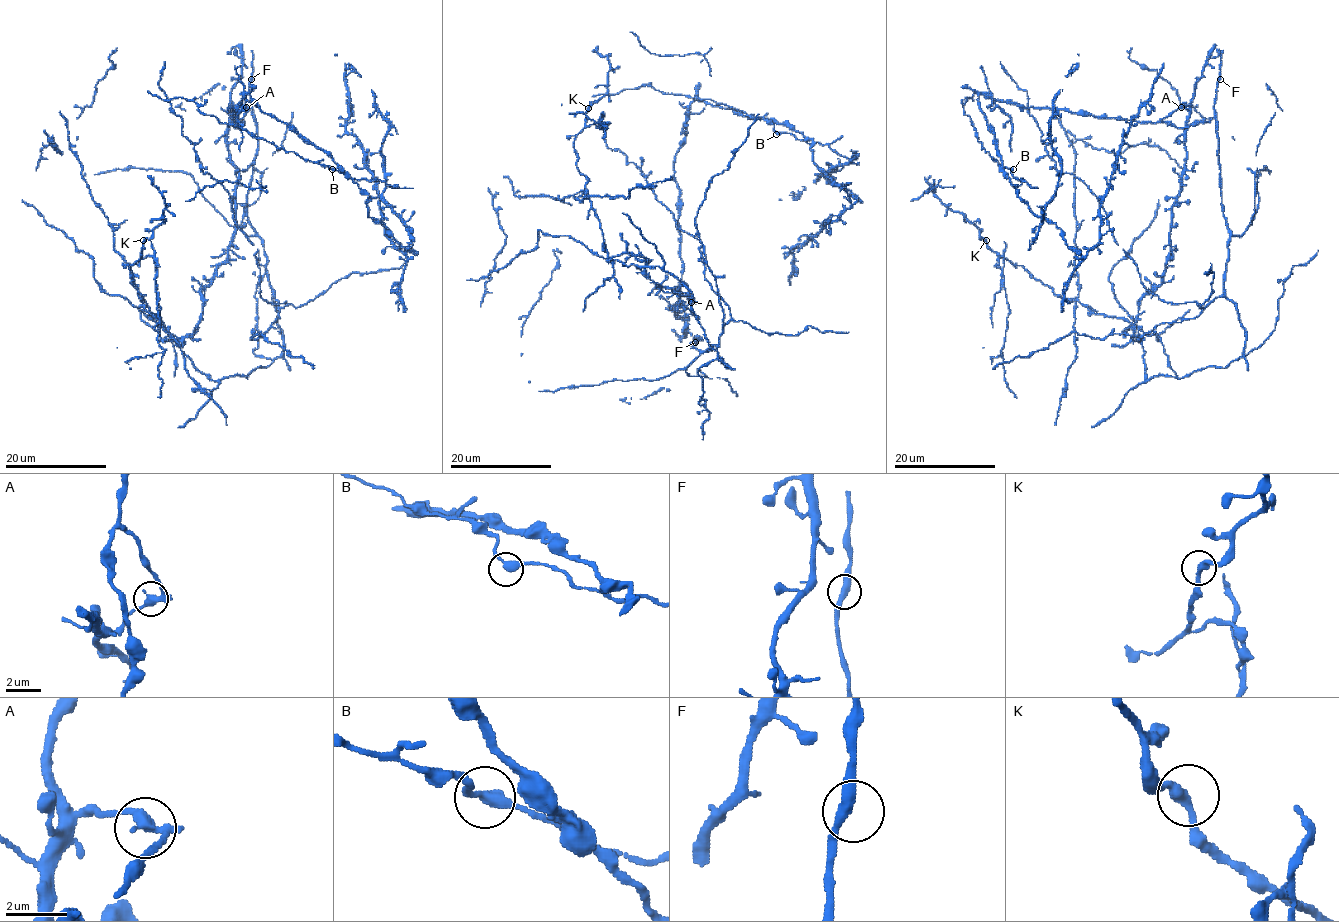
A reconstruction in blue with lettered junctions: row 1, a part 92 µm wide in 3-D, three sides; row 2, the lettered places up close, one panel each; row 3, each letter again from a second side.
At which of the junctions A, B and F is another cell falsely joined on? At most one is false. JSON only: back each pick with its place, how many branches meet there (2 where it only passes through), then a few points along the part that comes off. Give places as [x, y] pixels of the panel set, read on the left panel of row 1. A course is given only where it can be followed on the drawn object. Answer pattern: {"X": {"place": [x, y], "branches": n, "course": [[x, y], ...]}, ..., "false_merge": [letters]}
{"A": {"place": [246, 107], "branches": 2}, "false_merge": ["A"]}

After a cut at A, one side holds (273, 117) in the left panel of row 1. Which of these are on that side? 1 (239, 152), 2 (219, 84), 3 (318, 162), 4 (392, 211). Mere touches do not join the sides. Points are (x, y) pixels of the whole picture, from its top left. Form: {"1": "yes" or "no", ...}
{"1": "yes", "2": "no", "3": "no", "4": "no"}

